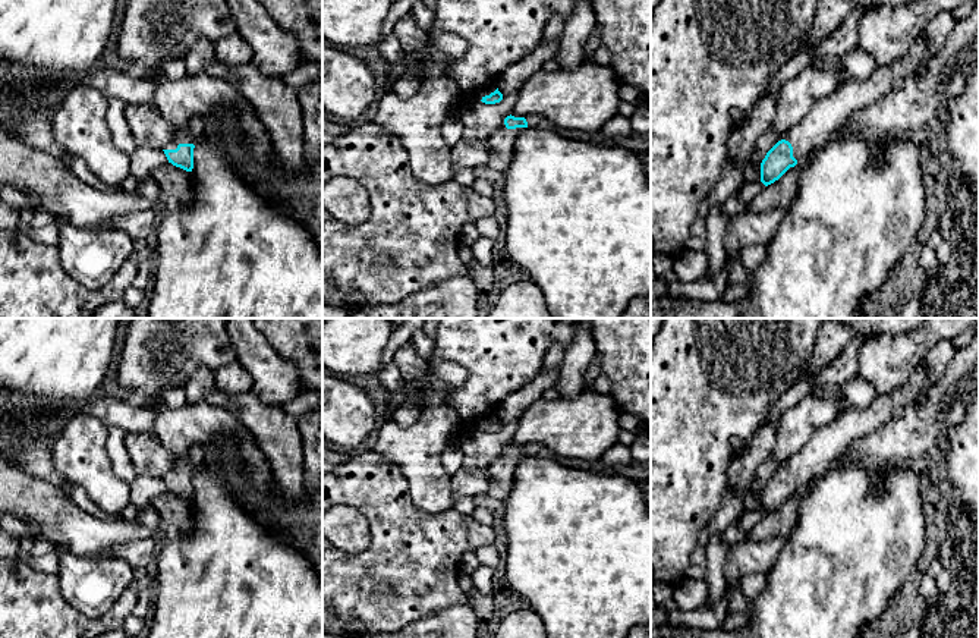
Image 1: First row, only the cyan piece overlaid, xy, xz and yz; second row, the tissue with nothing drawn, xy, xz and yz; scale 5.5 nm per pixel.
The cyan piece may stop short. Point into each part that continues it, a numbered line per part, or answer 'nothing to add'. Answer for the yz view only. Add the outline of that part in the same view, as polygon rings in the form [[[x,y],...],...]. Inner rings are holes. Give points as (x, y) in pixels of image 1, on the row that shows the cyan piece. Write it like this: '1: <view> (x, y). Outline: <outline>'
1: yz (828, 113). Outline: [[[920,37],[909,53],[887,66],[878,66],[865,81],[849,79],[834,92],[819,98],[808,114],[786,133],[793,157],[800,161],[806,154],[827,144],[832,133],[854,113],[882,100],[910,78],[928,50]]]

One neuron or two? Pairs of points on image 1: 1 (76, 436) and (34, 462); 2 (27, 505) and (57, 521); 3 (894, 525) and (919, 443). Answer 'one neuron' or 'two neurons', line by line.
1: two neurons
2: one neuron
3: two neurons

